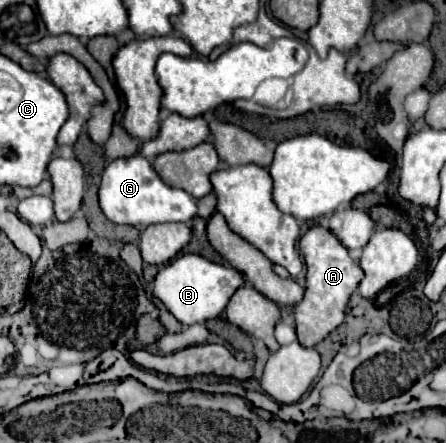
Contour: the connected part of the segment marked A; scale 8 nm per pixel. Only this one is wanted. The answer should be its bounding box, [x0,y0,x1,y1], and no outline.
[294,226,364,348]

